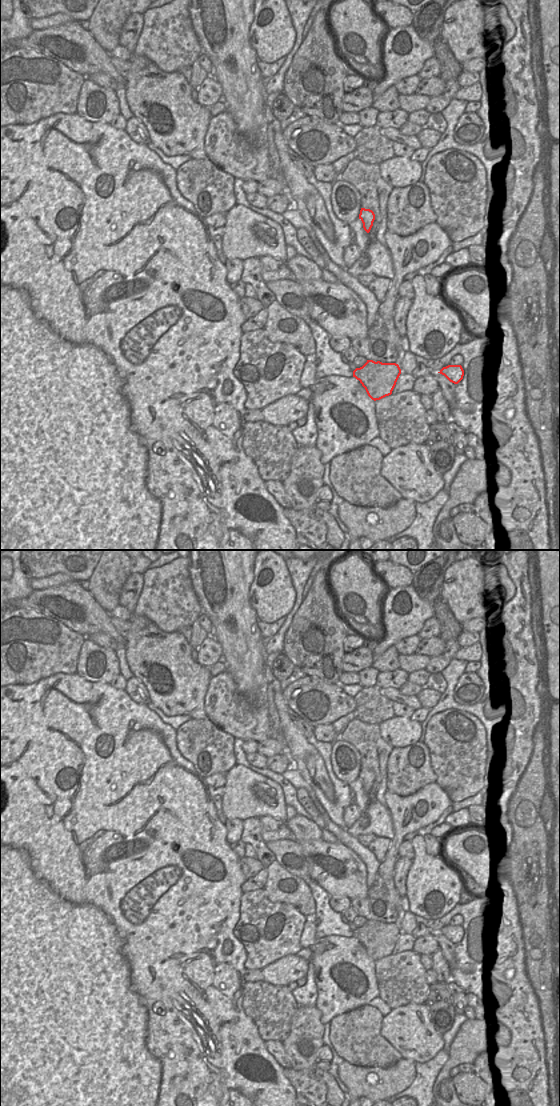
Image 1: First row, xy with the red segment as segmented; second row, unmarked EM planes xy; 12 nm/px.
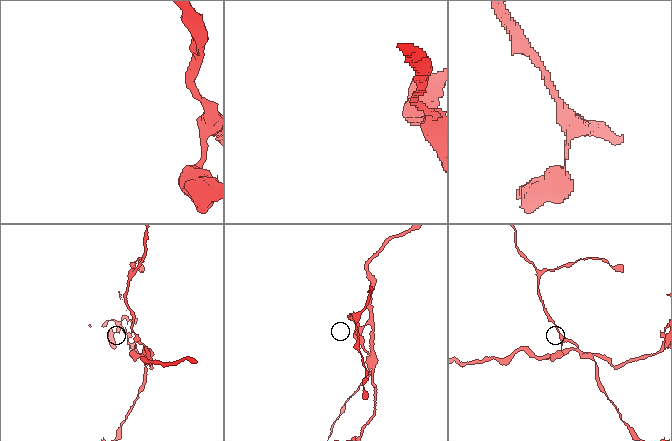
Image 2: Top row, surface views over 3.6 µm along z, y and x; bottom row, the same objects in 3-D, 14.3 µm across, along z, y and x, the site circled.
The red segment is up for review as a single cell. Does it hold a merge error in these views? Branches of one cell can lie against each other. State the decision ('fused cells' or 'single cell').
fused cells

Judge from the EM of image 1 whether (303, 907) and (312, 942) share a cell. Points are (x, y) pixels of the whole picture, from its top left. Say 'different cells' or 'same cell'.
different cells

